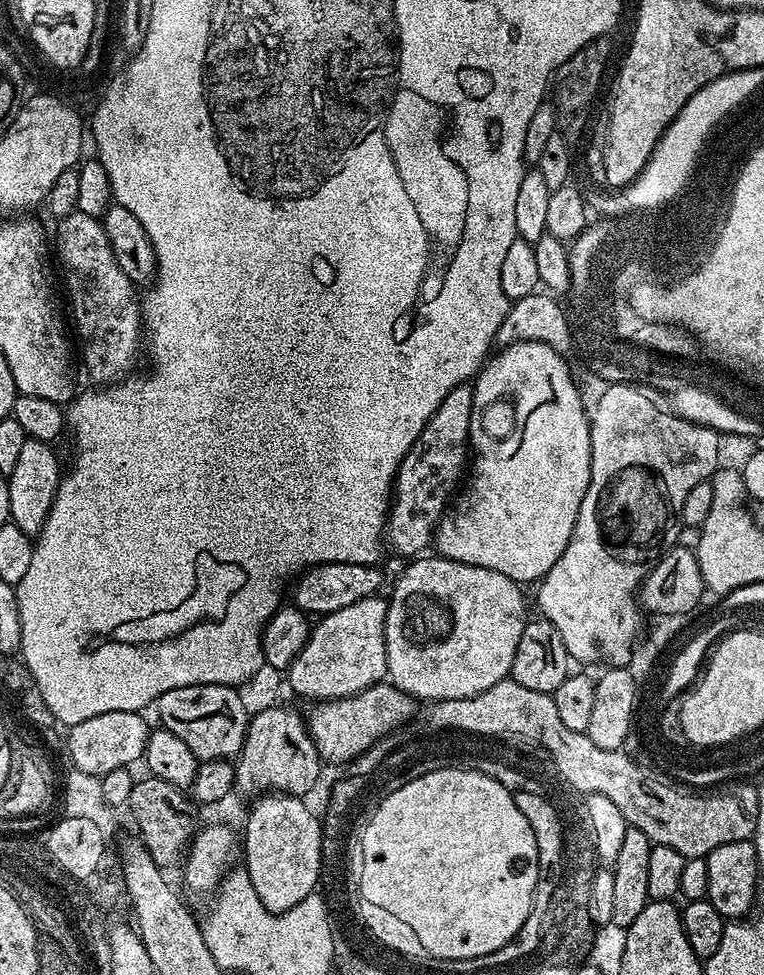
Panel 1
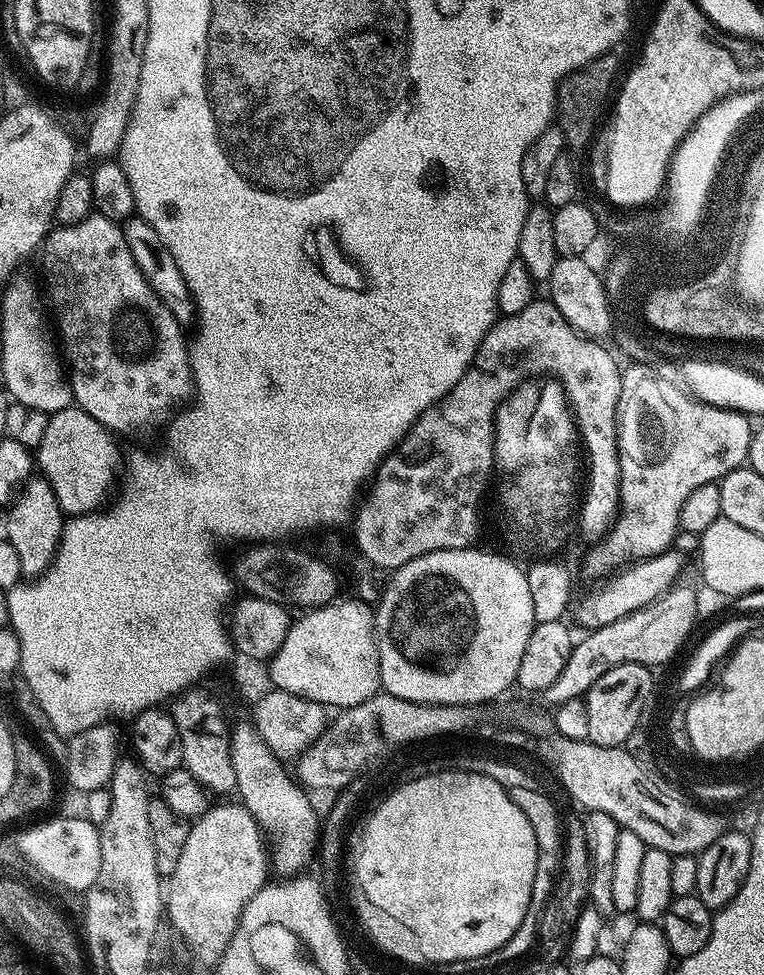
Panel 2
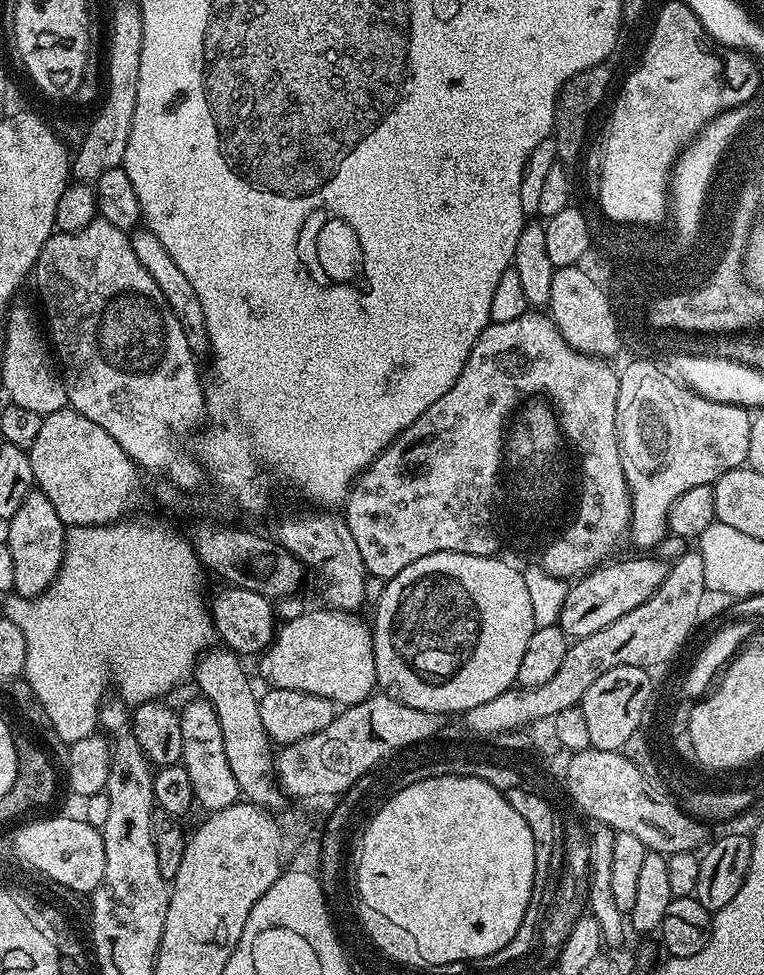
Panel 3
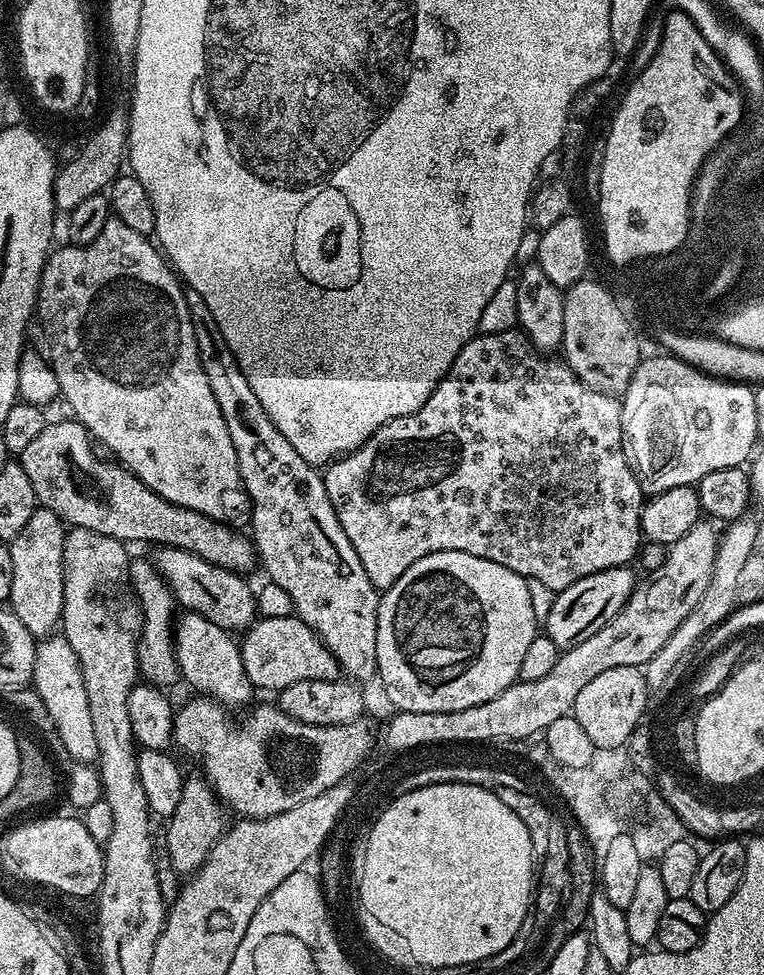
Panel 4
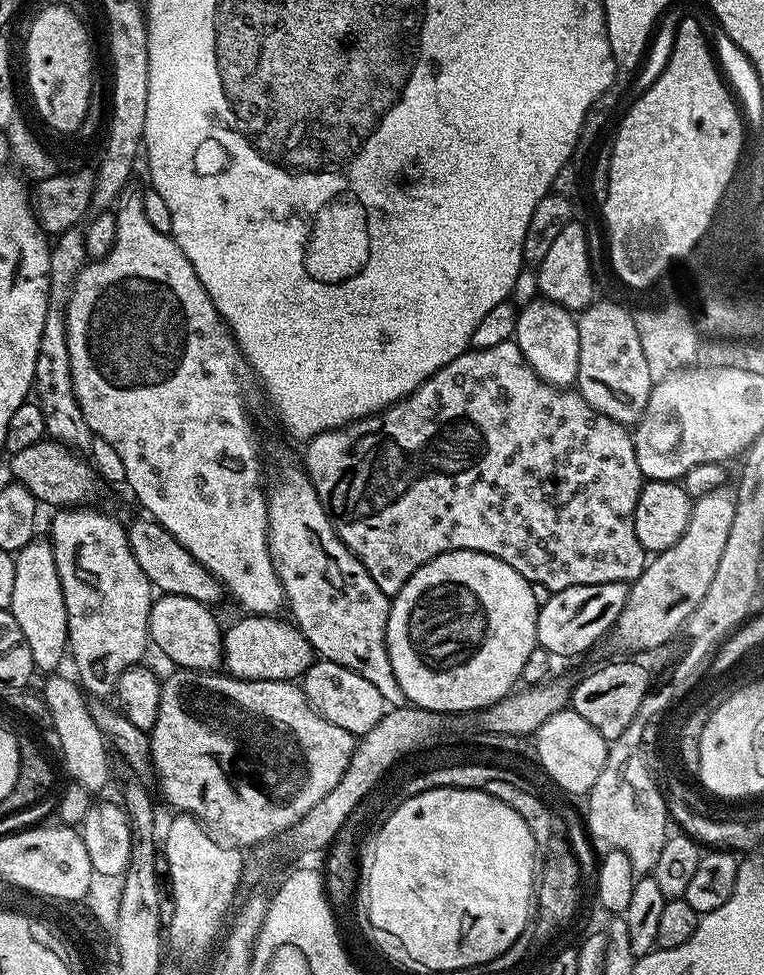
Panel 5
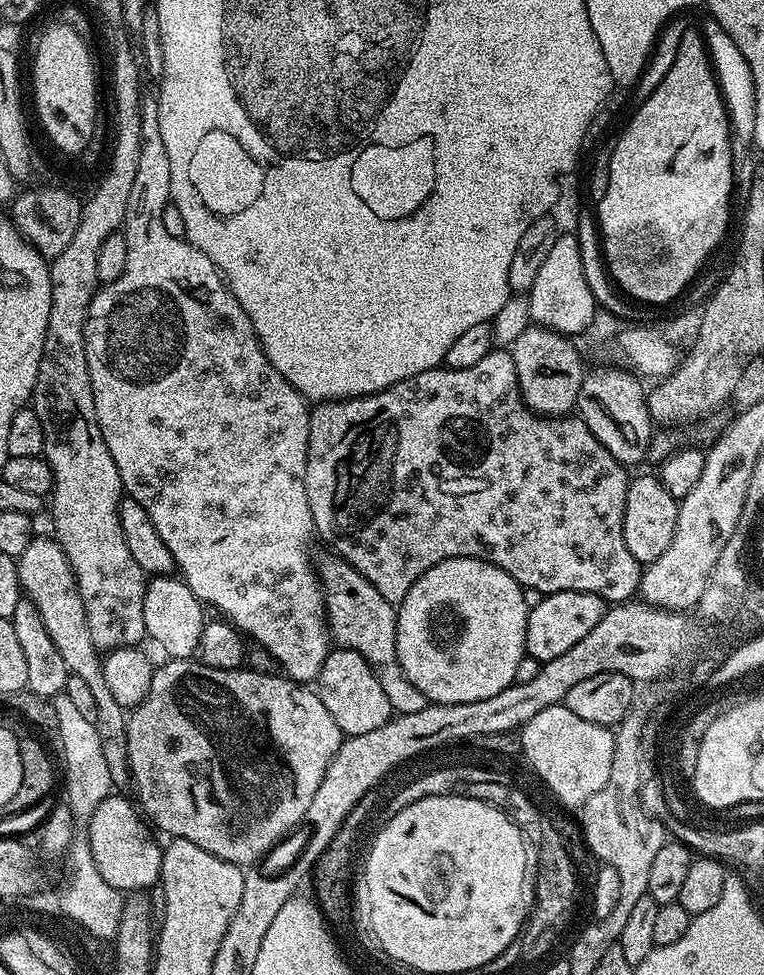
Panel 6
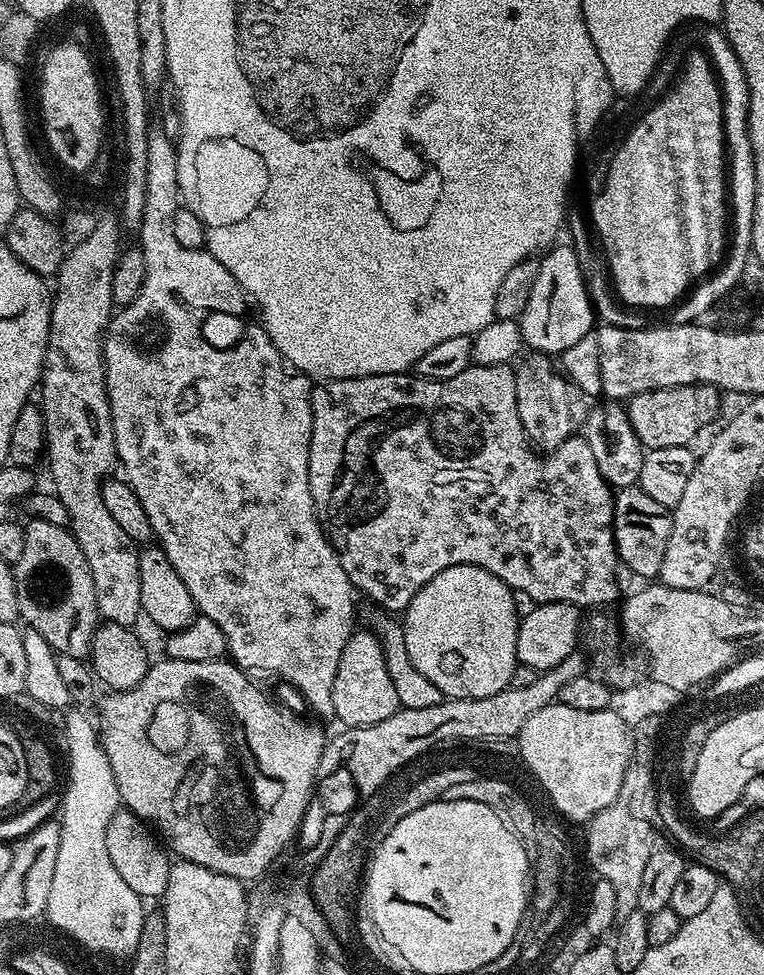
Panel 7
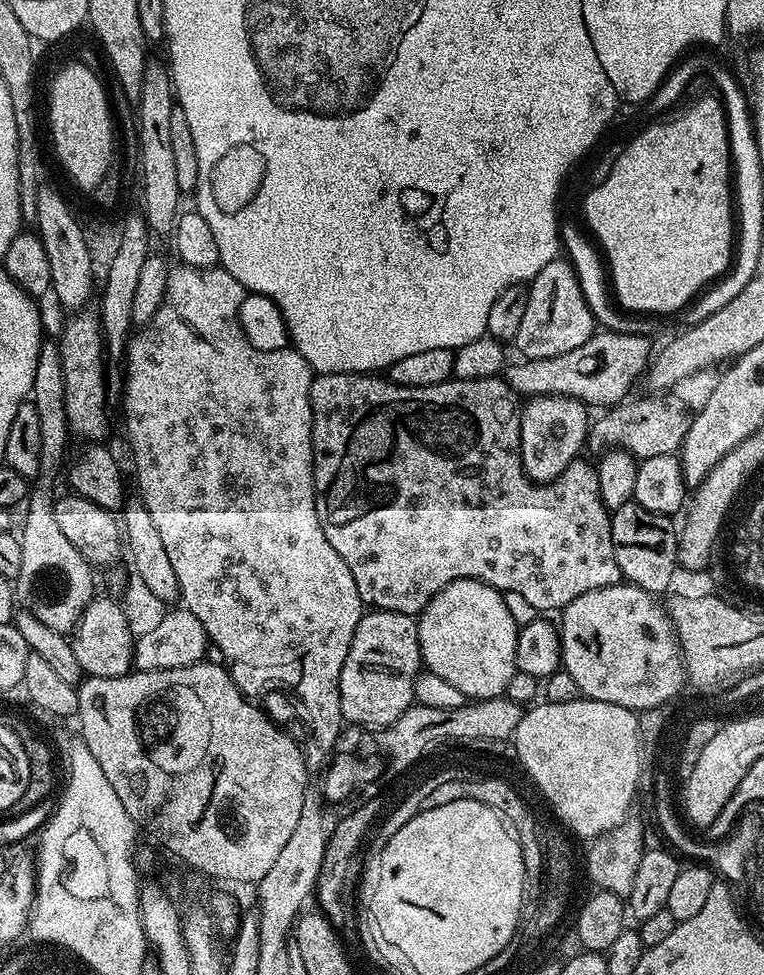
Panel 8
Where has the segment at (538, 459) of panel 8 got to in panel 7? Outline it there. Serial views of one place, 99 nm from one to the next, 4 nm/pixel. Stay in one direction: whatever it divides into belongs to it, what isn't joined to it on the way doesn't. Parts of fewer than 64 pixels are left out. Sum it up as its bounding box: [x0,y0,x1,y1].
[515,353,590,452]

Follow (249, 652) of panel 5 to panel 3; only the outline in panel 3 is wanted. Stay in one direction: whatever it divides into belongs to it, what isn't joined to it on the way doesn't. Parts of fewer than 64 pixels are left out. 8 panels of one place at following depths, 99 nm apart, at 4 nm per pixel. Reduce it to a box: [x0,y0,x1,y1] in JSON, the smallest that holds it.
[259,610,376,706]

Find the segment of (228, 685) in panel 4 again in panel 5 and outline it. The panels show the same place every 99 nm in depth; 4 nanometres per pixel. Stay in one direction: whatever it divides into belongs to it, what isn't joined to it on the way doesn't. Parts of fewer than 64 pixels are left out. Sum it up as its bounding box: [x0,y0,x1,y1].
[148,595,224,672]

